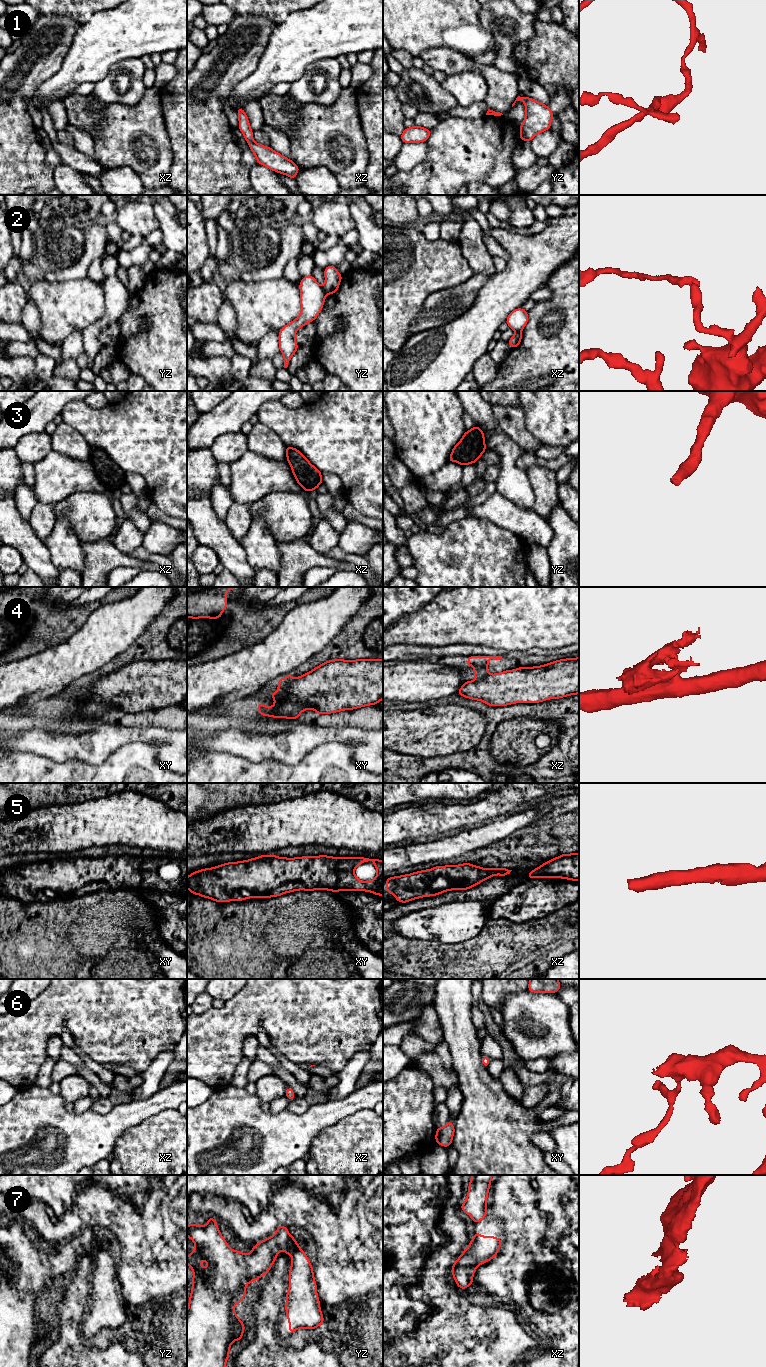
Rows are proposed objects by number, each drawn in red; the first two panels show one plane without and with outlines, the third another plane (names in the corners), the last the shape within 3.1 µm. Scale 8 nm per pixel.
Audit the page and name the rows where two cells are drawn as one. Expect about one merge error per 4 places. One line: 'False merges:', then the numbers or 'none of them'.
False merges: 2, 4

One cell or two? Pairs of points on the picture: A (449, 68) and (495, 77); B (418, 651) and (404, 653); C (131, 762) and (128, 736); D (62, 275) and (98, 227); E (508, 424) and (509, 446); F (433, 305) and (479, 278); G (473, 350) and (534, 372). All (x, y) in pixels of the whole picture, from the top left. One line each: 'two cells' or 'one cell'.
A: one cell
B: one cell
C: two cells
D: one cell
E: two cells
F: one cell
G: two cells

